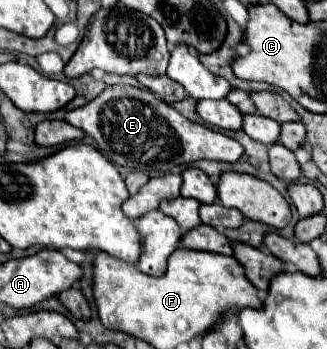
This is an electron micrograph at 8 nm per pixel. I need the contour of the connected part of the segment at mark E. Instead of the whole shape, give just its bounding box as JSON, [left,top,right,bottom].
[65,87,243,175]

